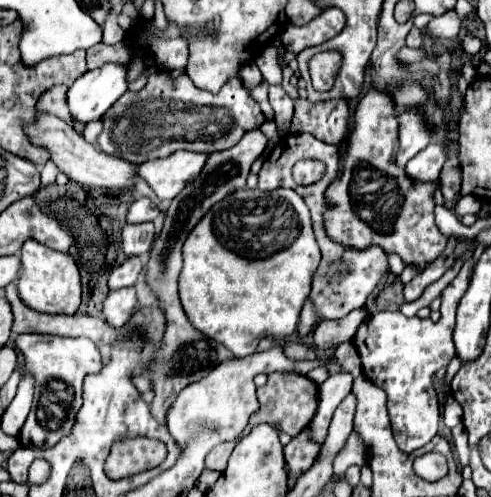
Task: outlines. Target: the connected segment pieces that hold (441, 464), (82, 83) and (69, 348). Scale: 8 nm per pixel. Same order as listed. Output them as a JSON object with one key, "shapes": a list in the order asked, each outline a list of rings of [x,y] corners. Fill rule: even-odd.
{"shapes":[[[[426,453],[414,461],[414,471],[426,481],[438,481],[446,475],[448,465],[440,453]]],[[[104,63],[98,69],[86,71],[68,89],[68,105],[70,105],[72,119],[80,121],[80,123],[100,119],[126,89],[128,89],[128,63]]],[[[16,335],[16,349],[24,355],[24,371],[36,377],[36,393],[30,415],[18,435],[22,447],[54,447],[62,437],[66,437],[74,423],[76,413],[82,407],[82,383],[90,373],[100,373],[104,367],[98,347],[86,339],[70,339],[58,335]]]]}

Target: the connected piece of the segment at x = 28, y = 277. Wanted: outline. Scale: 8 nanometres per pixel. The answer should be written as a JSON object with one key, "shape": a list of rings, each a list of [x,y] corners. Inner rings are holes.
{"shape":[[[34,239],[22,245],[22,271],[18,277],[18,293],[24,303],[40,313],[72,315],[80,307],[80,271],[72,255],[54,251]]]}

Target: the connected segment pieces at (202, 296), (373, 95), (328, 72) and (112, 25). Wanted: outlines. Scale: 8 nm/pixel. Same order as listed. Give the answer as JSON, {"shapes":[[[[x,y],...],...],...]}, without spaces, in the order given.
{"shapes":[[[[240,189],[234,191],[232,195],[228,195],[224,201],[216,203],[204,217],[202,221],[192,229],[192,233],[188,235],[186,243],[184,243],[184,267],[180,273],[180,299],[182,299],[182,307],[188,313],[188,319],[192,321],[192,325],[196,325],[196,329],[200,329],[204,335],[212,337],[214,341],[226,345],[238,359],[252,355],[256,351],[256,345],[262,337],[266,335],[276,335],[276,337],[290,337],[294,335],[296,327],[298,327],[298,317],[302,311],[302,305],[306,301],[306,297],[310,295],[312,289],[312,277],[320,265],[320,249],[316,245],[314,239],[314,231],[312,231],[312,221],[310,221],[310,211],[304,203],[304,199],[300,195],[296,195],[292,189],[274,189],[274,191],[260,191],[260,189]]],[[[368,89],[366,95],[358,101],[354,109],[354,125],[348,133],[344,155],[342,155],[342,173],[328,185],[326,189],[326,211],[324,211],[324,231],[326,235],[344,245],[354,249],[368,249],[370,245],[378,245],[384,249],[386,255],[396,253],[404,261],[404,265],[414,265],[416,269],[424,269],[448,245],[448,235],[440,233],[434,221],[434,191],[440,189],[440,181],[420,183],[410,179],[402,167],[396,165],[398,153],[398,111],[392,95],[384,89]]],[[[318,53],[312,61],[310,61],[310,75],[312,75],[312,85],[318,91],[326,91],[328,87],[332,87],[334,77],[340,69],[340,55],[338,53]]],[[[108,17],[106,25],[102,27],[102,43],[114,45],[114,43],[120,43],[120,41],[122,41],[122,29],[116,23],[116,17]]]]}

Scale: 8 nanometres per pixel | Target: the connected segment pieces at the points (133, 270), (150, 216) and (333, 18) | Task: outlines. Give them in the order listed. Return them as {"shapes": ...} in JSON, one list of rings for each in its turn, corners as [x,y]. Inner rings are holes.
{"shapes":[[[[128,257],[120,267],[112,269],[110,277],[108,277],[108,285],[112,289],[122,289],[122,287],[130,287],[136,283],[136,279],[140,277],[144,265],[140,257]]],[[[140,197],[132,203],[126,221],[128,223],[144,223],[144,221],[154,221],[158,215],[160,215],[160,209],[148,197]]],[[[336,7],[326,9],[320,17],[316,17],[314,21],[310,21],[304,27],[288,25],[286,31],[280,33],[282,47],[286,53],[300,53],[306,47],[320,45],[320,43],[336,37],[344,29],[344,25],[346,25],[346,17],[340,9],[336,9]]]]}

